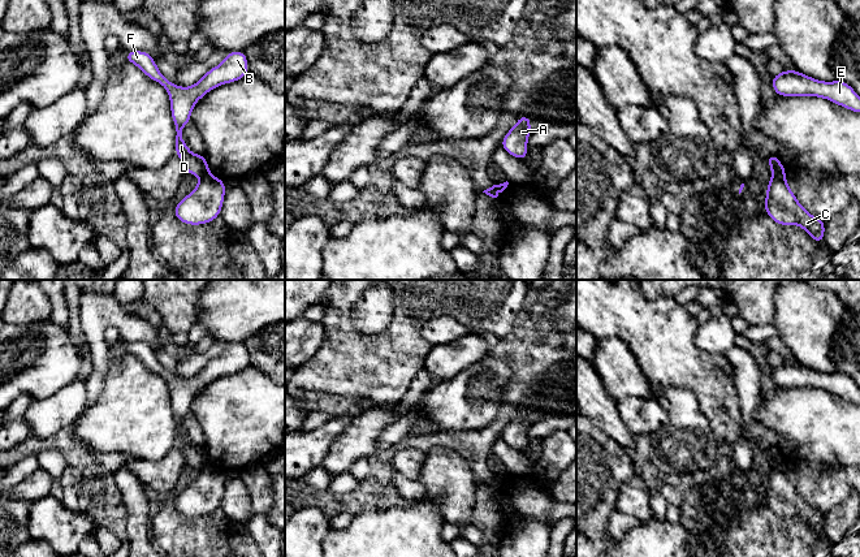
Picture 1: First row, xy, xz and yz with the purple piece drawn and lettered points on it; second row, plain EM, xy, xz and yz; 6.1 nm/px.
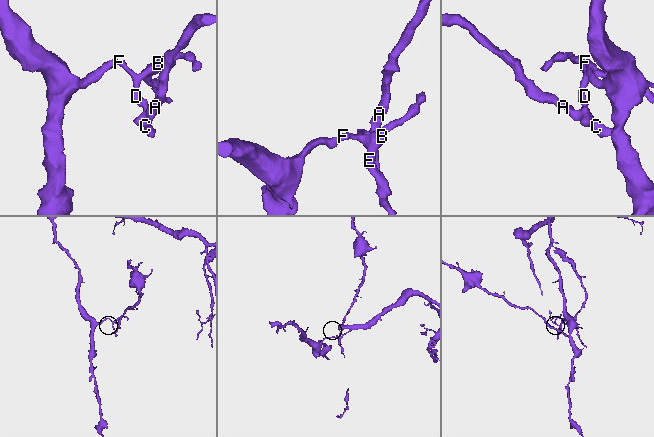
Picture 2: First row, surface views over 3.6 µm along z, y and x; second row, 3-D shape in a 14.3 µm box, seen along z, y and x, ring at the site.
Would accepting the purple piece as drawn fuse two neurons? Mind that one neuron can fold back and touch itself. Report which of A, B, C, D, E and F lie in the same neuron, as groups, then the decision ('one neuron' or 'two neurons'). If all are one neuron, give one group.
A C / B D E F | two neurons

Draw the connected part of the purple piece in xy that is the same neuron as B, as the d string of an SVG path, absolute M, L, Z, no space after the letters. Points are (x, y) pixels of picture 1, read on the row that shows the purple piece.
M126 51L128 62L137 65L148 78L160 83L169 94L170 113L176 125L176 155L182 160L185 172L199 177L209 174L204 155L193 154L182 137L182 129L190 122L195 103L208 91L230 82L242 79L249 73L249 61L243 51L232 51L224 61L211 68L194 86L180 87L168 81L154 57L144 51Z

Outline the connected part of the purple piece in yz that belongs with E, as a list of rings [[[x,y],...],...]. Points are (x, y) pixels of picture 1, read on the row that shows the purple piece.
[[[785,70],[772,78],[775,95],[779,96],[817,96],[827,99],[840,107],[860,113],[860,98],[856,91],[842,79],[833,82],[817,81],[799,70]]]

